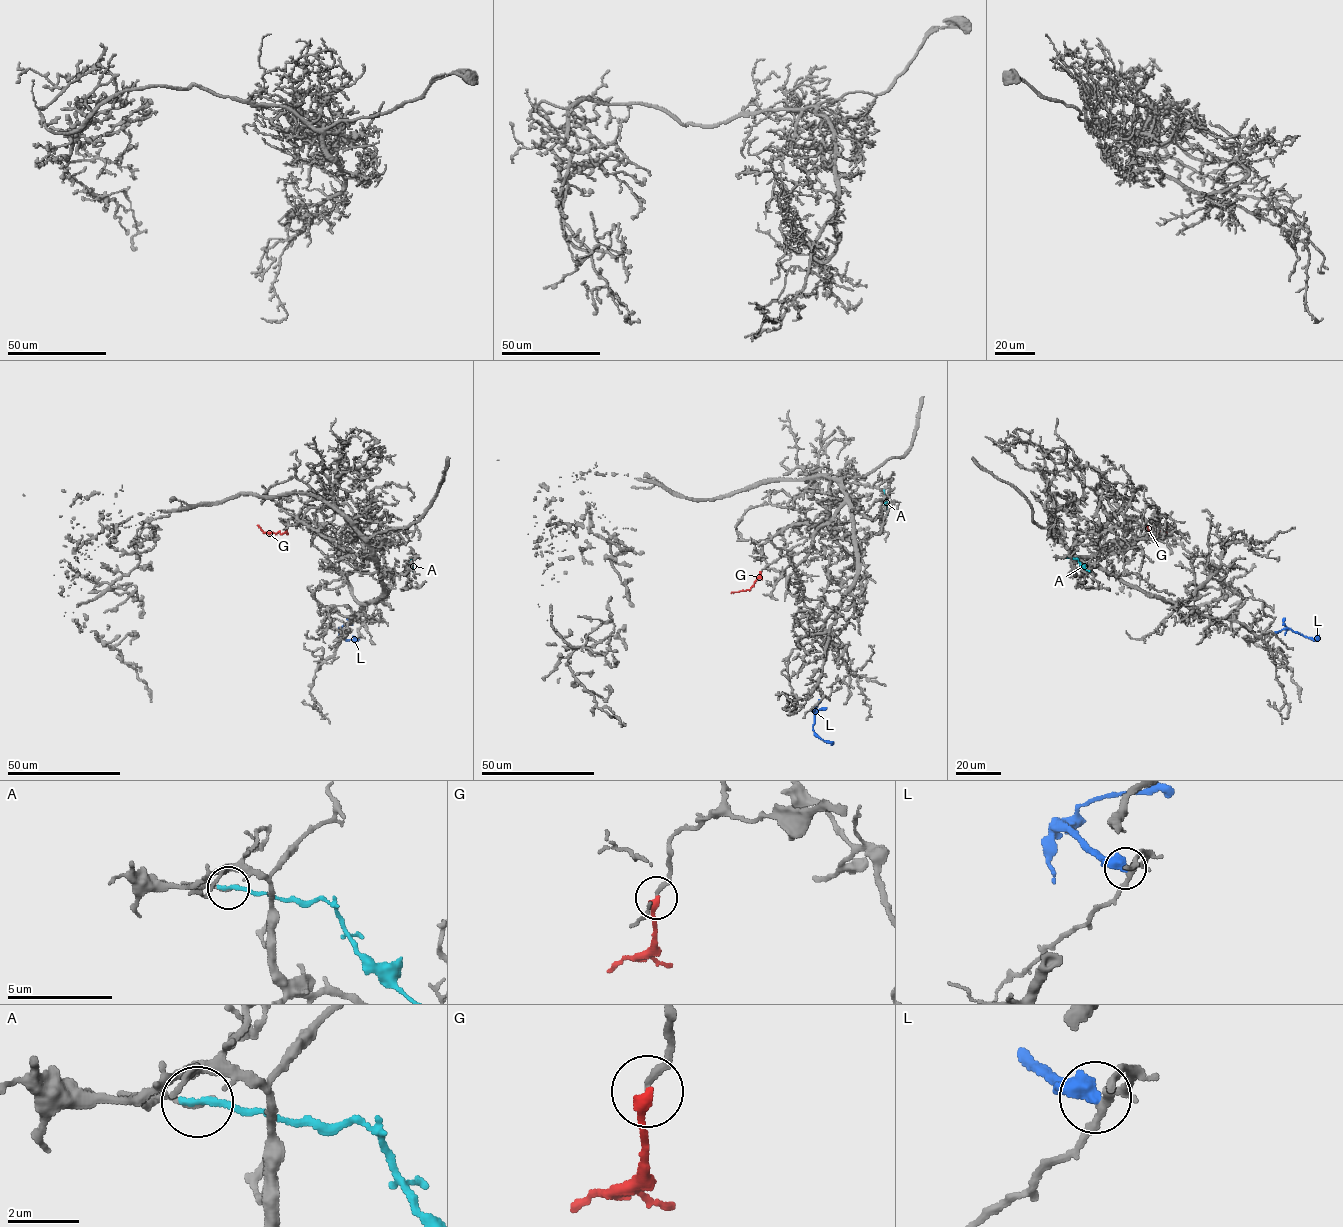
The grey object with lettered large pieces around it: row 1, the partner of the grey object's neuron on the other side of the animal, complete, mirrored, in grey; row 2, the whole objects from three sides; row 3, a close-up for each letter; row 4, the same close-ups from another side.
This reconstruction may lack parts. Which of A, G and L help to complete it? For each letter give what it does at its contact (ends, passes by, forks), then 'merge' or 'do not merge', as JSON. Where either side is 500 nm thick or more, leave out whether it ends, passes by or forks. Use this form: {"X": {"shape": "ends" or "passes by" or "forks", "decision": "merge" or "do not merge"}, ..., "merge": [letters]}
{"A": {"shape": "ends", "decision": "do not merge"}, "G": {"shape": "ends", "decision": "merge"}, "L": {"decision": "do not merge"}, "merge": ["G"]}

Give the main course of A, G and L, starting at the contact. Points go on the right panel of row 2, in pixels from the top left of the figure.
A: (1066, 557), (1077, 559), (1090, 572)
G: (1146, 526), (1158, 534), (1166, 532), (1167, 525)
L: (1275, 633), (1285, 628), (1314, 640), (1319, 635)

